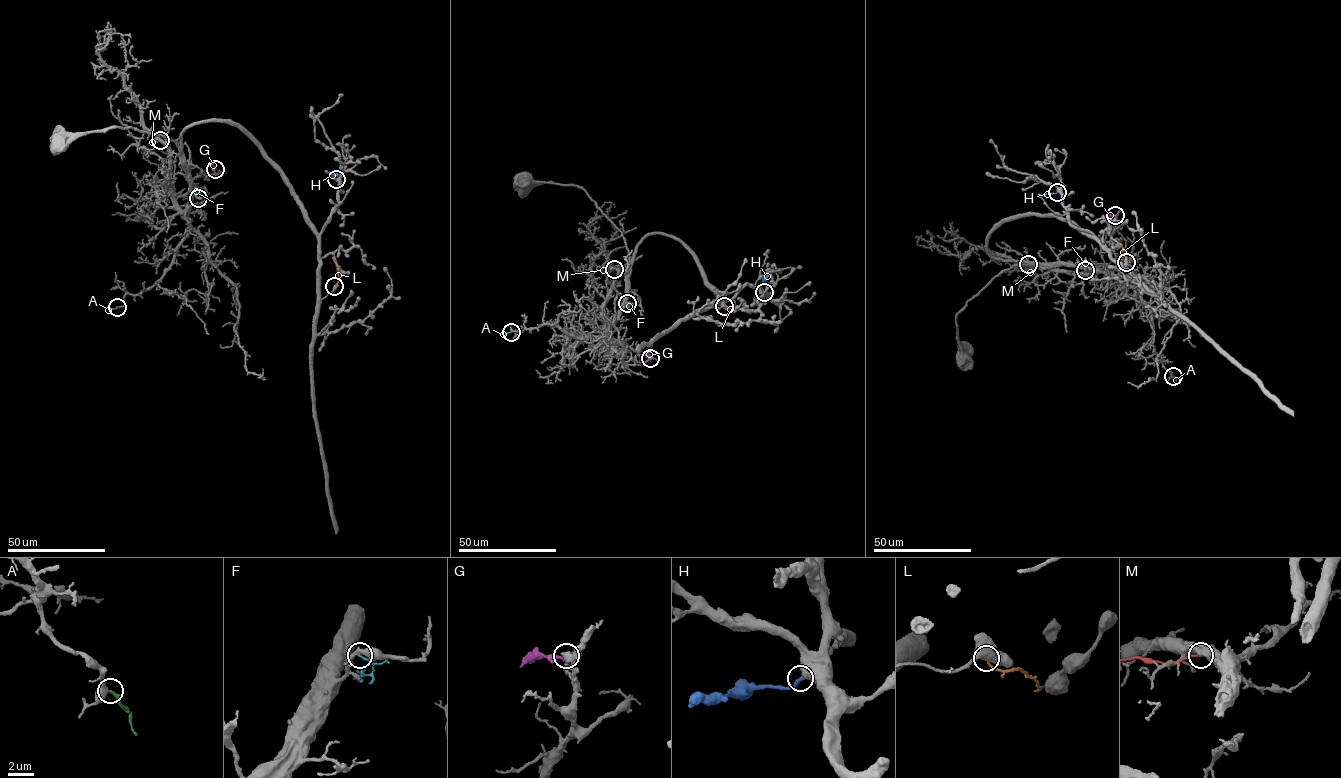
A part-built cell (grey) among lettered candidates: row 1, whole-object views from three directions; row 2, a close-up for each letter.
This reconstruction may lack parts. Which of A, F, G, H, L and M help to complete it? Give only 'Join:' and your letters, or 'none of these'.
Join: A, H

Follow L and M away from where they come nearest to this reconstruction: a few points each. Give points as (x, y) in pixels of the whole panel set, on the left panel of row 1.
L: (334, 286), (338, 273), (334, 256)
M: (160, 140), (148, 144)

